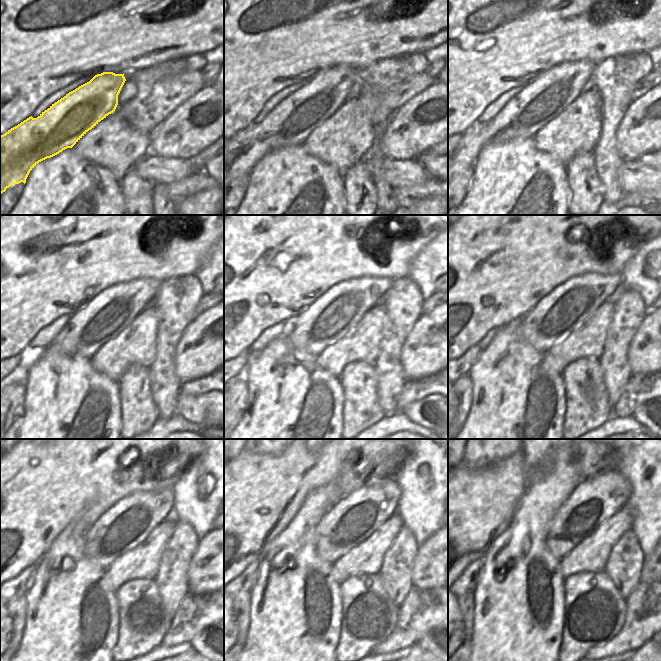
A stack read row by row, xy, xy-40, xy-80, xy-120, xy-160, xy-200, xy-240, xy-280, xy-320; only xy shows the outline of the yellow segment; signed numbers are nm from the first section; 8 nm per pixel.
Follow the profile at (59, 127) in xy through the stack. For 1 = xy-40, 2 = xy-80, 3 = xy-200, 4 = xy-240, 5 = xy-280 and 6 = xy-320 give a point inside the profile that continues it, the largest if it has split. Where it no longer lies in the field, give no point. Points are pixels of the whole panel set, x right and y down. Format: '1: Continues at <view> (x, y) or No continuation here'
1: Continues at xy-40 (291, 121)
2: Continues at xy-80 (536, 104)
3: Continues at xy-200 (571, 303)
4: Continues at xy-240 (123, 526)
5: Continues at xy-280 (349, 521)
6: Continues at xy-320 (594, 500)

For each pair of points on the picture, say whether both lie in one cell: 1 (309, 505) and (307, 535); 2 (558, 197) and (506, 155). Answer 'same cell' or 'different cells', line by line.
1: same cell
2: same cell

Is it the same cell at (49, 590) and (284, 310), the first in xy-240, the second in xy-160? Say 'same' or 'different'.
different

